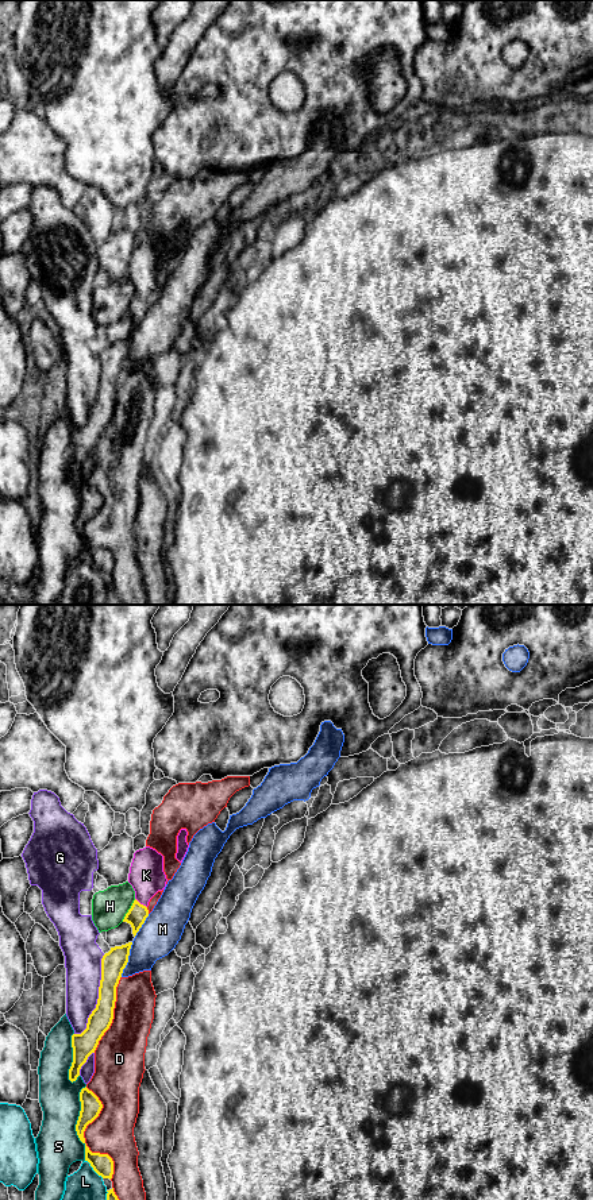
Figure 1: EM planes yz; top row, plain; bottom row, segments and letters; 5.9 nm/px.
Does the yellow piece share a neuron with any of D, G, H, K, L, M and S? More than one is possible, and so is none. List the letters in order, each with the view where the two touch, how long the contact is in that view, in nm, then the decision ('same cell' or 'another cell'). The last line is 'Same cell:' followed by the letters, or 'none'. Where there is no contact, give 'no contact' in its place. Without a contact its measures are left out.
D: contact in yz; length 550 nm; another cell
G: contact in yz; length 500 nm; another cell
H: contact in yz; length 160 nm; another cell
K: contact in yz; length 90 nm; same cell
L: contact in yz; length 160 nm; another cell
M: contact in yz; length 220 nm; another cell
S: contact in yz; length 440 nm; another cell
Same cell: K

